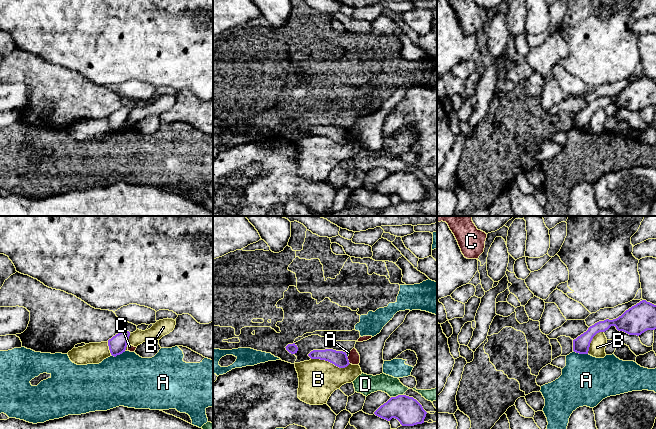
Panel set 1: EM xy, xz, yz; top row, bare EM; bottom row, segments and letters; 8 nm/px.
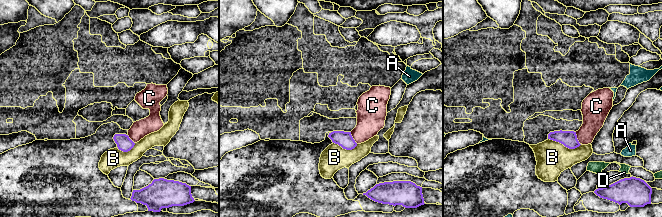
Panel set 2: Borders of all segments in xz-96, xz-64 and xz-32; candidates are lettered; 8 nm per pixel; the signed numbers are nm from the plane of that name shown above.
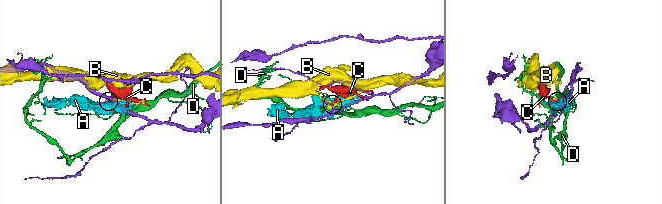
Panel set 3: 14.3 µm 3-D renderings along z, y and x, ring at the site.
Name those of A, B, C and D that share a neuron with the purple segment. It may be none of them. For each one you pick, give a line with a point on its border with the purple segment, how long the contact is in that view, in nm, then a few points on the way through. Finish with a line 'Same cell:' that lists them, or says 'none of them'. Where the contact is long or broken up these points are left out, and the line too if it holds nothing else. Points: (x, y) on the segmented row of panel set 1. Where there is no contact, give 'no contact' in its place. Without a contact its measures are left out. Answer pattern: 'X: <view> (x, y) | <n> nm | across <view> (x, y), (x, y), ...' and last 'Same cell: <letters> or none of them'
Same cell: none of them

